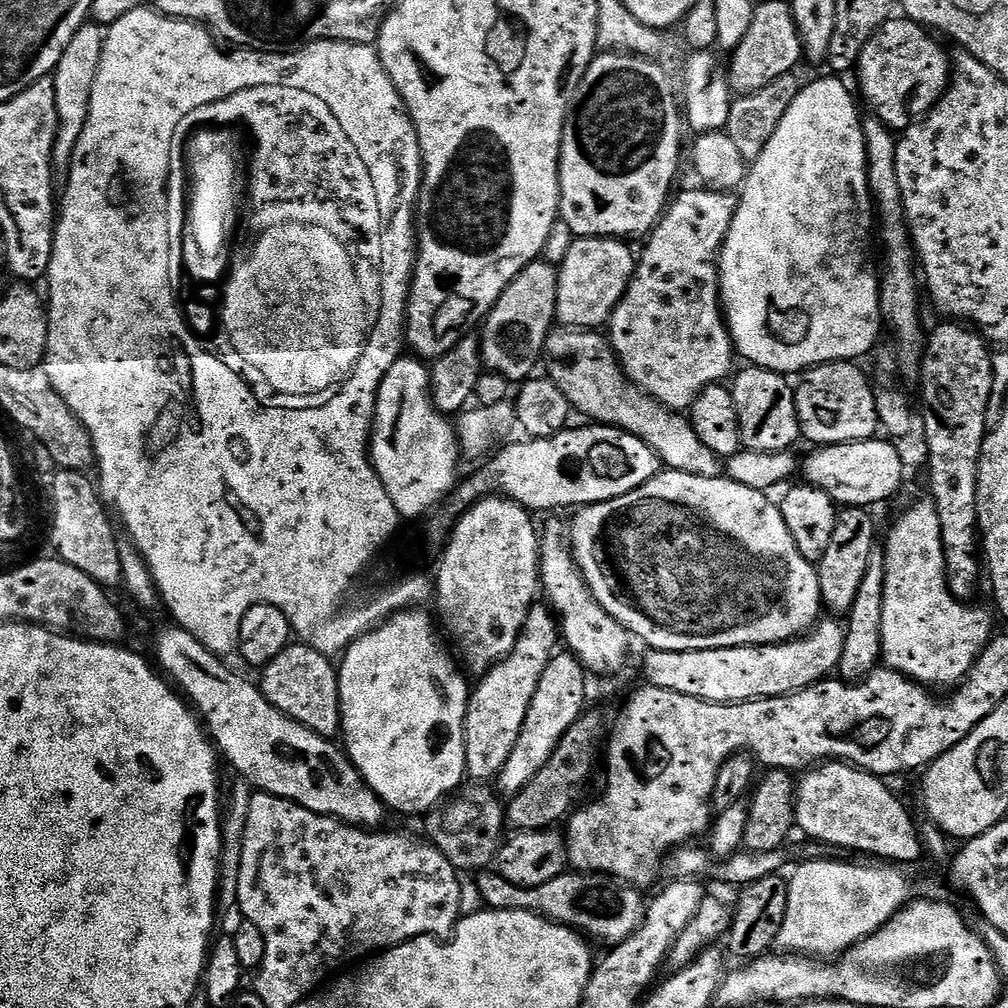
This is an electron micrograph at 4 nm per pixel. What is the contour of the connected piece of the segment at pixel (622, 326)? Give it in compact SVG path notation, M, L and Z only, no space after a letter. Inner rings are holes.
M699 191L684 192L677 200L675 197L667 205L664 215L660 217L656 227L652 229L650 235L647 237L646 243L648 245L645 246L644 253L639 253L636 273L632 275L632 281L628 283L626 294L620 299L619 304L617 304L616 309L613 310L610 317L610 329L612 328L610 343L612 345L612 351L615 352L616 358L620 362L620 367L624 370L624 375L637 388L651 394L663 407L669 410L687 409L704 388L719 385L721 382L727 381L734 372L734 367L732 368L732 356L734 360L732 337L728 335L726 321L722 315L722 309L720 307L720 285L718 283L718 253L720 251L720 245L724 243L724 239L728 233L728 227L732 221L734 200L731 195L723 192Z

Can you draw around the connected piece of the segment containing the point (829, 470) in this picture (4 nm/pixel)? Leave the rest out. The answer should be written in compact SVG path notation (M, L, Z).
M879 440L858 443L830 444L817 447L800 466L800 474L809 487L820 488L833 503L841 507L872 508L890 497L903 483L902 462L893 453L878 454L884 446Z

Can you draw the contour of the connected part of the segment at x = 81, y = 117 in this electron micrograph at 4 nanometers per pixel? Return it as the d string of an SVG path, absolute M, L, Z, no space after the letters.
M95 22L83 24L74 34L74 38L70 38L70 46L66 46L56 71L50 77L50 87L56 103L56 141L52 147L52 167L57 173L67 173L68 169L71 168L72 155L78 146L78 138L82 138L82 130L86 126L86 118L90 114L90 98L94 90L94 78L98 74L100 55L104 49L104 37L105 33L102 31L101 25Z

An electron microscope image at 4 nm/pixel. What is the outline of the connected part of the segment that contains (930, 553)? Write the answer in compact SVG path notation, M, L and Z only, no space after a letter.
M923 498L909 512L904 512L892 524L888 541L884 544L884 594L881 602L880 655L887 667L908 676L929 689L959 685L972 663L977 660L994 635L992 616L984 608L971 608L968 602L959 602L948 588L944 570L944 547L940 541L940 523L931 499Z

